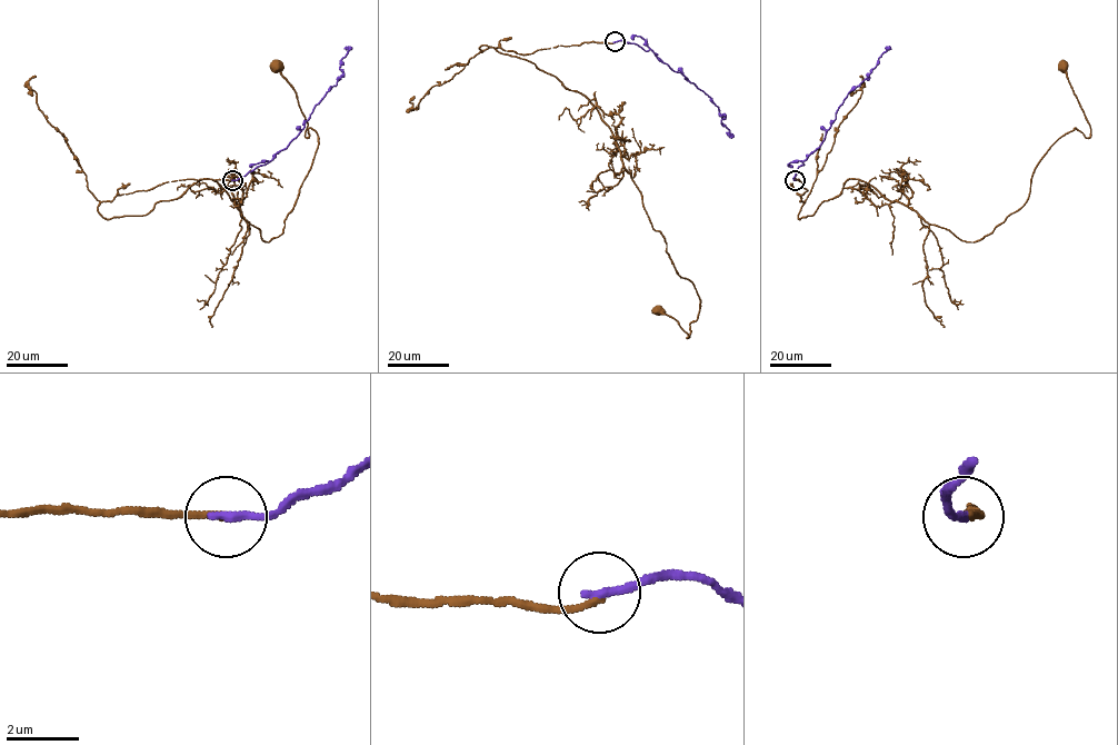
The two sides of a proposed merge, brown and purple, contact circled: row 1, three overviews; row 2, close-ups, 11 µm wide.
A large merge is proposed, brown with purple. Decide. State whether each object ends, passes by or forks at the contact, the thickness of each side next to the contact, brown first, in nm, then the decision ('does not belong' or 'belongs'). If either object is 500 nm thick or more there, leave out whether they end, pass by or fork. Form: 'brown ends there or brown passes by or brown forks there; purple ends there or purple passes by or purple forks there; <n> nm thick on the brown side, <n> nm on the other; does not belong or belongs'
brown ends there; purple ends there; 190 nm thick on the brown side, 260 nm on the other; does not belong

